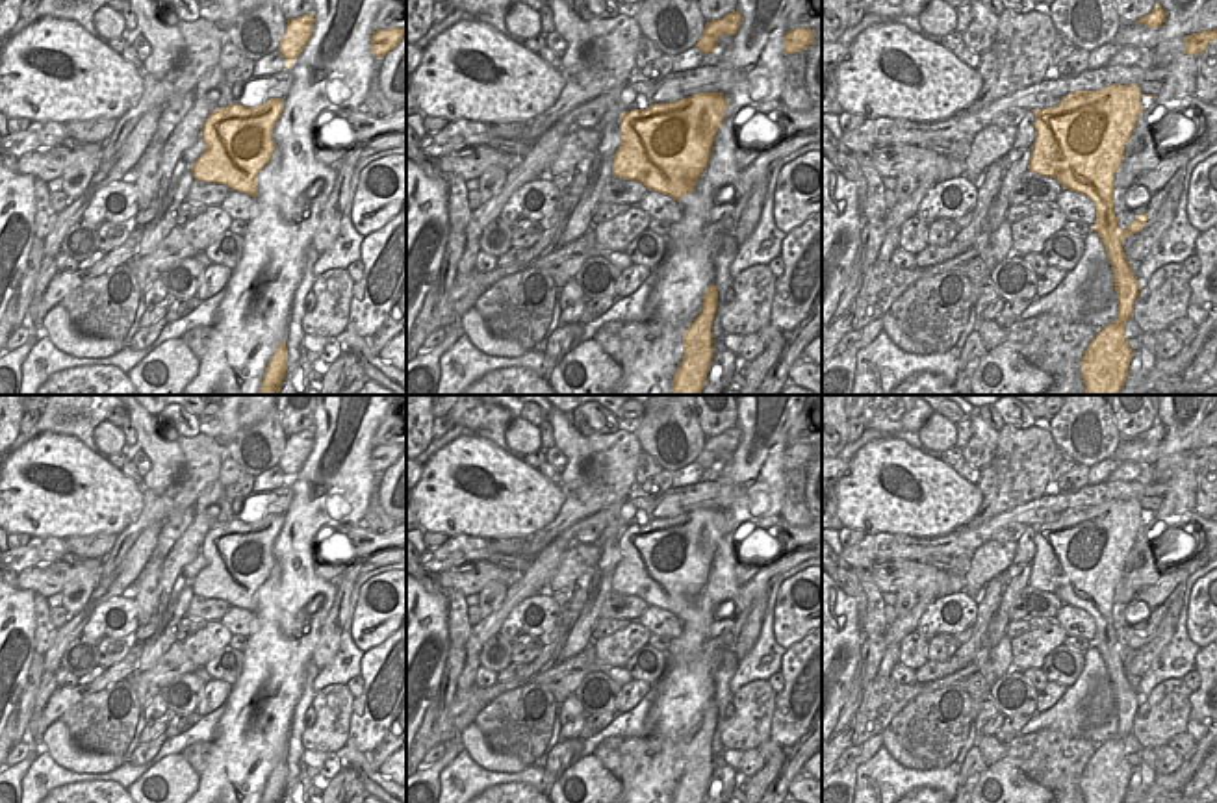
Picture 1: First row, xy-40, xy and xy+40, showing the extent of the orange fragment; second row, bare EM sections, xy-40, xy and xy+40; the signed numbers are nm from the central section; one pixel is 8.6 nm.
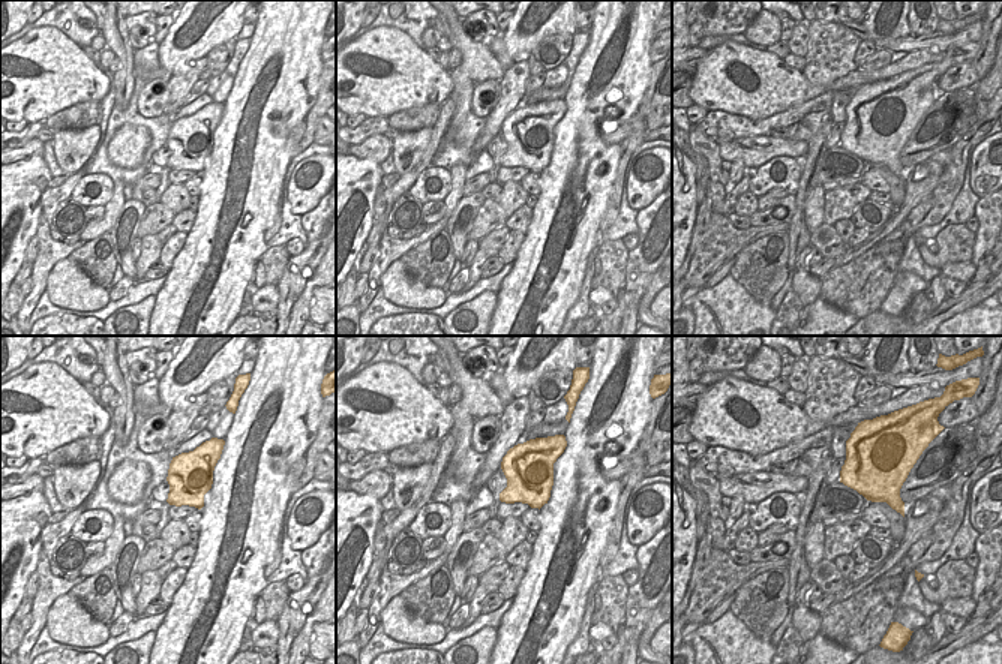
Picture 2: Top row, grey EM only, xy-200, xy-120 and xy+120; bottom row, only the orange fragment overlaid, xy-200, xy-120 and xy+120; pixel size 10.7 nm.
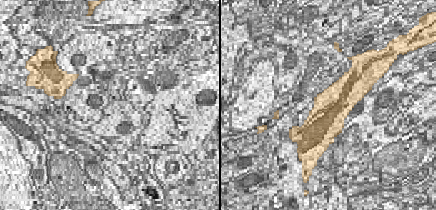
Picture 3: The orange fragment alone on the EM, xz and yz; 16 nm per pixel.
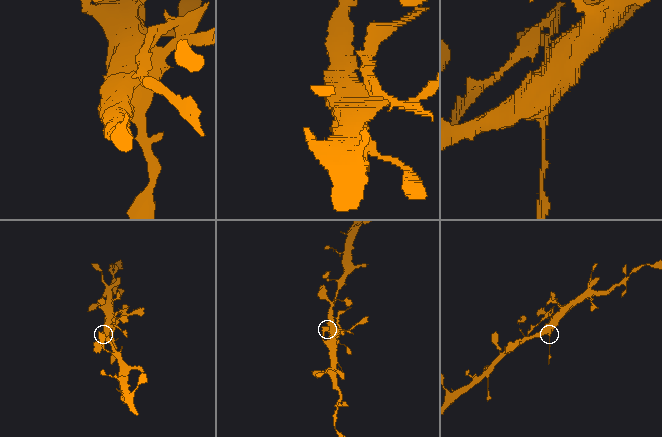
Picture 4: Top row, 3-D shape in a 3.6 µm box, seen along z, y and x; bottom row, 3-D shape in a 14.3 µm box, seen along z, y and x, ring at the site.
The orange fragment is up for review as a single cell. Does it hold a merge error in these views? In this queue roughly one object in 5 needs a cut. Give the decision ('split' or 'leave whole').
split

